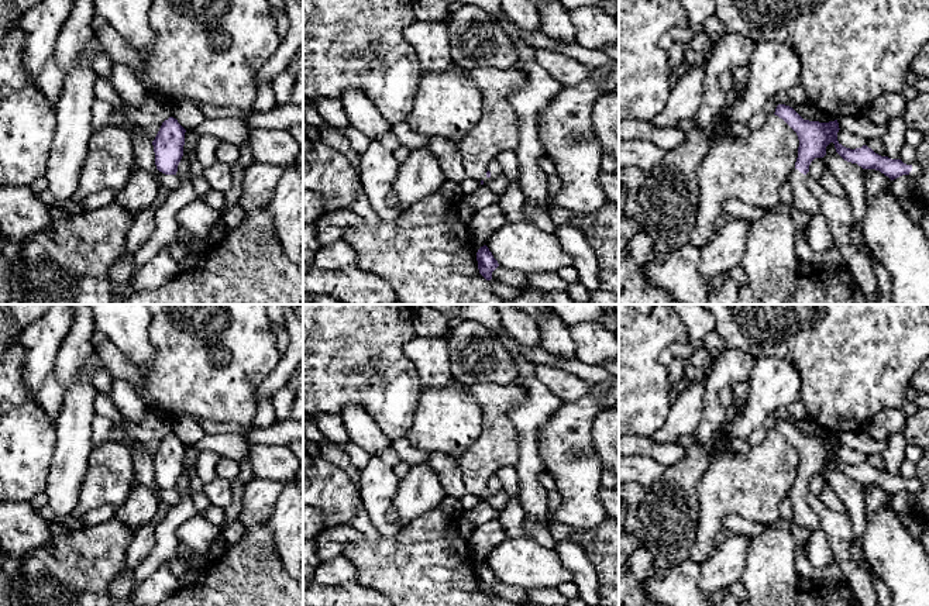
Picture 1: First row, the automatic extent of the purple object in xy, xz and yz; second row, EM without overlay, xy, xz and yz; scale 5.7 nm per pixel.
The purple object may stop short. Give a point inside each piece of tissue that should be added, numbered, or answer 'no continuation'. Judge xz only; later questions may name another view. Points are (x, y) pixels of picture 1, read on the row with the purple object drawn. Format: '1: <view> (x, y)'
1: xz (495, 169)

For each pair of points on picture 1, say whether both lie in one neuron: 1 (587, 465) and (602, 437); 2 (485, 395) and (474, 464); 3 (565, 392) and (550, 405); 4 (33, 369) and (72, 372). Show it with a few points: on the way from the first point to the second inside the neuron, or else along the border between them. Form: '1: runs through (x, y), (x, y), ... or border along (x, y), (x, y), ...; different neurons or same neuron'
1: border along (595, 416), (592, 423), (592, 446), (604, 467); different neurons
2: runs through (494, 412), (494, 444), (491, 447); same neuron
3: border along (534, 374), (564, 400); different neurons
4: border along (65, 337), (52, 368); different neurons

